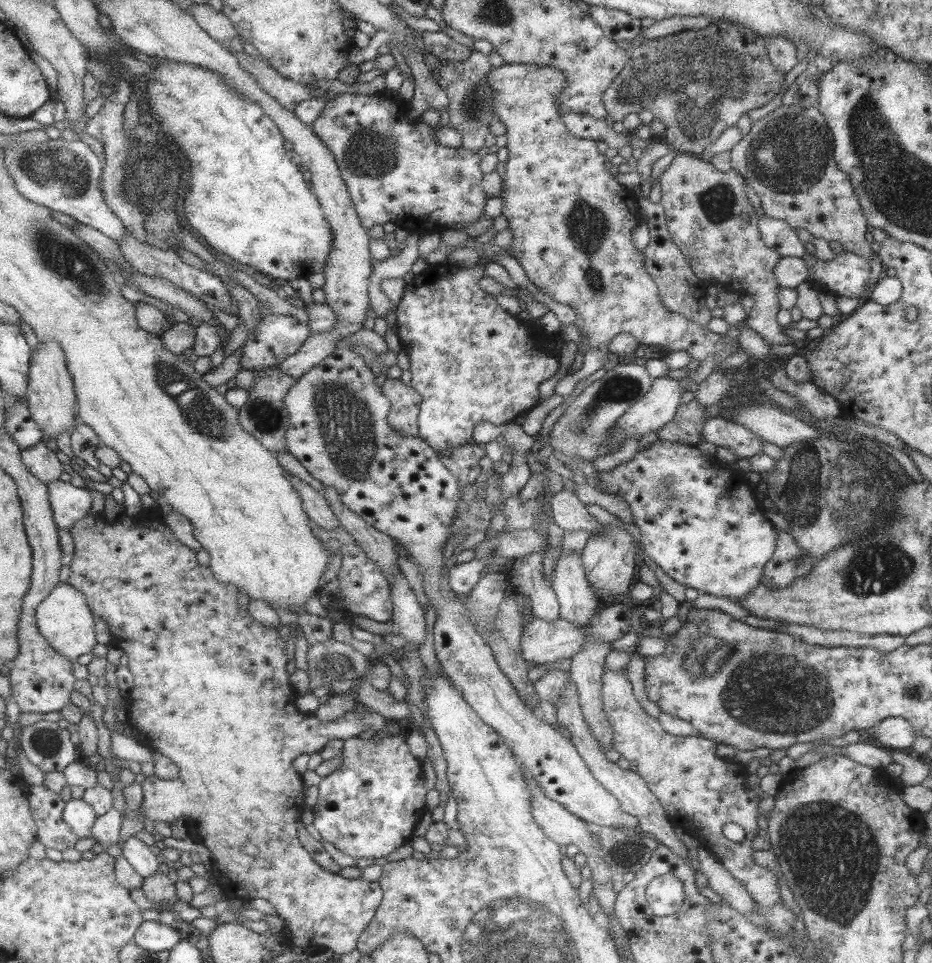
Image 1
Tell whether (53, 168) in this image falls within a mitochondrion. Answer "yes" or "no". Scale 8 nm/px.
yes

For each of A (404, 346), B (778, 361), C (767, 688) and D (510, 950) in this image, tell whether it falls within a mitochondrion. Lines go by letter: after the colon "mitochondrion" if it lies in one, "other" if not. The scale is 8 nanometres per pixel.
A: other
B: other
C: mitochondrion
D: mitochondrion

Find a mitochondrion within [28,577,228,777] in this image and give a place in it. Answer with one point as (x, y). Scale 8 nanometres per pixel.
(46, 743)

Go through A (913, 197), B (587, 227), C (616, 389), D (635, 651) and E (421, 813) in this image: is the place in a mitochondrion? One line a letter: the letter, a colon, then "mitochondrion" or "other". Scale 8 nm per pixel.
A: mitochondrion
B: mitochondrion
C: mitochondrion
D: other
E: other

